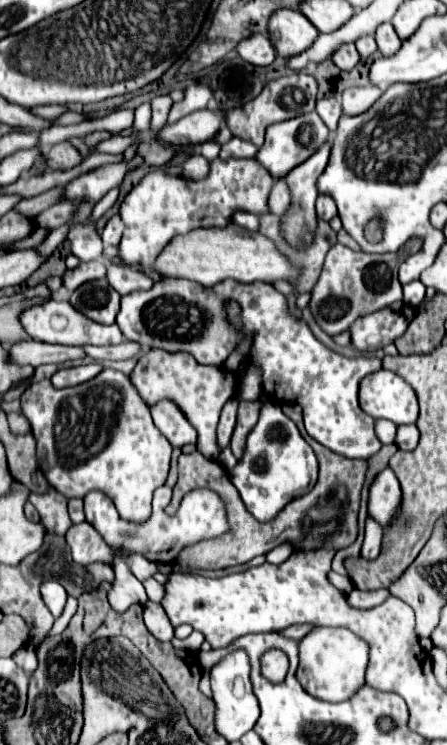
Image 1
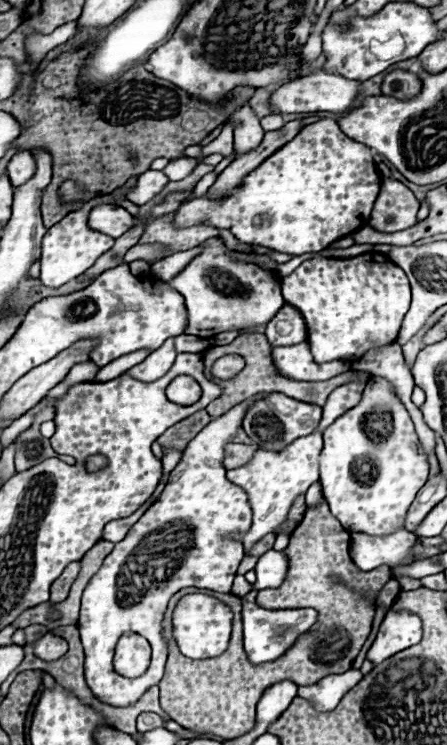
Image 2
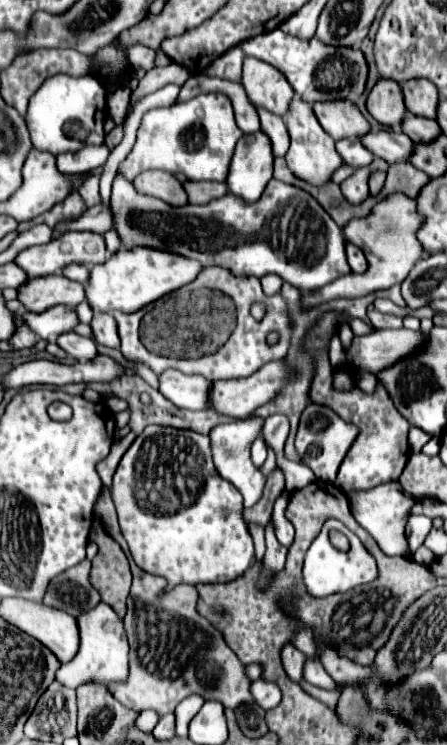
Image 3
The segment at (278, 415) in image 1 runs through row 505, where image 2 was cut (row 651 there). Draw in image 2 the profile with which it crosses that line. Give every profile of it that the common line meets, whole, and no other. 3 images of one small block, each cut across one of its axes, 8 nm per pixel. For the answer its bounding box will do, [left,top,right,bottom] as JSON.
[242,592,318,664]

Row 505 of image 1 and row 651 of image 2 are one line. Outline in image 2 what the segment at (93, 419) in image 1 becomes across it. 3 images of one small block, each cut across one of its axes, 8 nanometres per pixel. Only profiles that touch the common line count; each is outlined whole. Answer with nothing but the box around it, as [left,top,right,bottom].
[114,632,150,676]

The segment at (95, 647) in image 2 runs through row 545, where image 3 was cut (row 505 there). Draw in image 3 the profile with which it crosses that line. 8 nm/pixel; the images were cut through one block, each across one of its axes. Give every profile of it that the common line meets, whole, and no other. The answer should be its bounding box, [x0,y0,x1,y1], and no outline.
[112,424,258,584]

